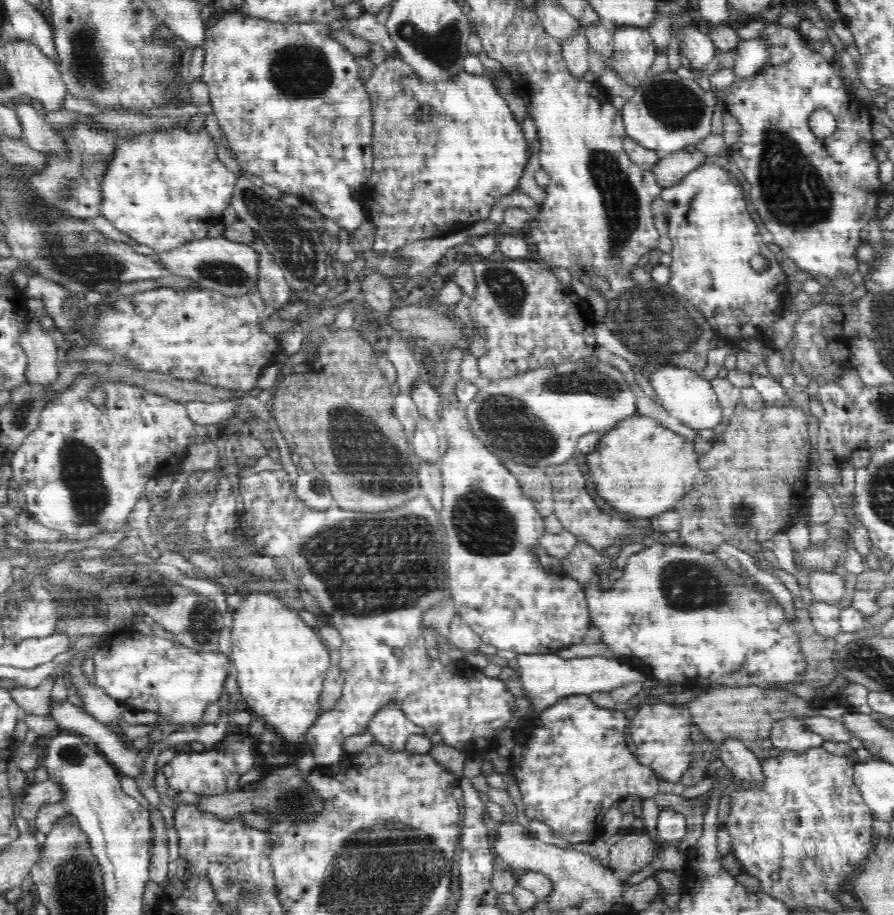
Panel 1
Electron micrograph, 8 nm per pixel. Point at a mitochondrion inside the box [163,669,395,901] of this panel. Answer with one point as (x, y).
(295, 801)

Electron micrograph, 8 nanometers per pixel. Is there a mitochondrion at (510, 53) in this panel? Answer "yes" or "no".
no

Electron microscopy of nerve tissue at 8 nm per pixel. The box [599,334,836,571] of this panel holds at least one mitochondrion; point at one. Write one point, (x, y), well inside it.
(741, 518)

